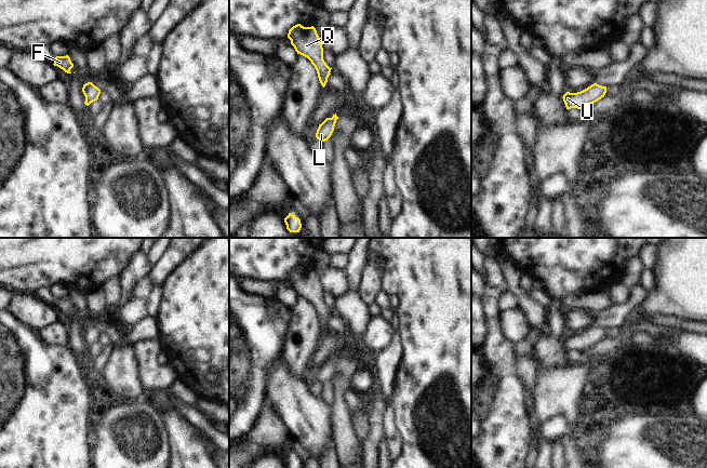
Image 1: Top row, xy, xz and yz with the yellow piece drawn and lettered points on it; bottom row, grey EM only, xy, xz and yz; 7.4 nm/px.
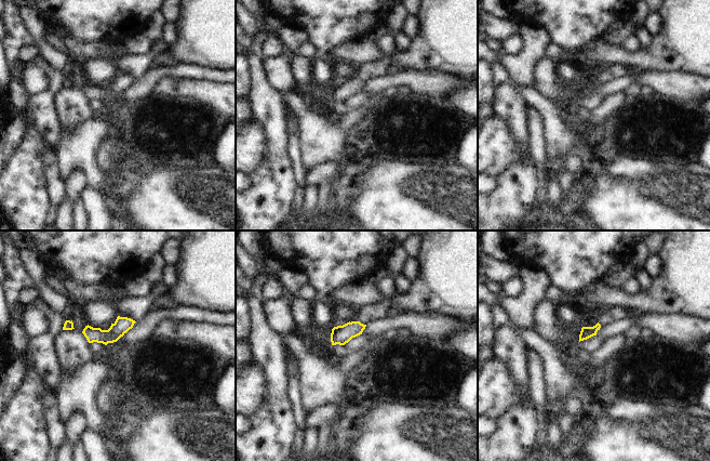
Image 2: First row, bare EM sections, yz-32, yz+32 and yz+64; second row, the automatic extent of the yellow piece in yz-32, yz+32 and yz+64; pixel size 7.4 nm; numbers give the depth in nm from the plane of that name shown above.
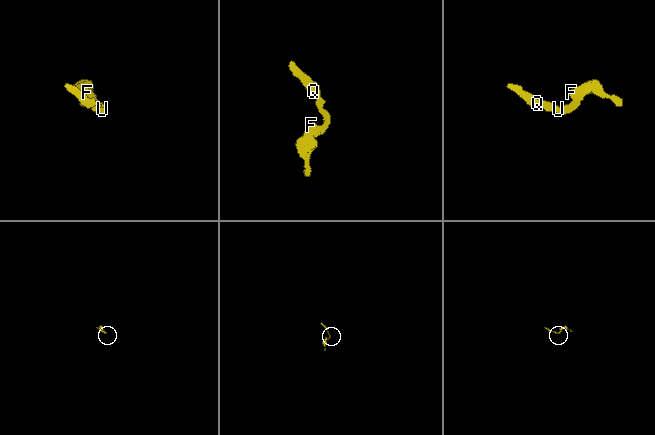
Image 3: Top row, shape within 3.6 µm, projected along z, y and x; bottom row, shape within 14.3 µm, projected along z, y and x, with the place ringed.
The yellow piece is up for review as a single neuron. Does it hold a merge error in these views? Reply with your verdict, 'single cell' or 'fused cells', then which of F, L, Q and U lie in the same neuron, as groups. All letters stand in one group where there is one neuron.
single cell; F L Q U

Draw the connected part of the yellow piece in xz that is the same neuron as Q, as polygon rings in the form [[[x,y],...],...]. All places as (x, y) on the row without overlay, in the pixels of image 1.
[[[297,266],[289,272],[288,280],[297,296],[307,299],[315,308],[319,323],[324,330],[332,310],[323,302],[323,290],[316,270]]]

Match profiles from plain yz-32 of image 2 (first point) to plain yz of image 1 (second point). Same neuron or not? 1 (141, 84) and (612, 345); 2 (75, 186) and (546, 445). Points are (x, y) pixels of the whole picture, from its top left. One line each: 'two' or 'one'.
1: one
2: two

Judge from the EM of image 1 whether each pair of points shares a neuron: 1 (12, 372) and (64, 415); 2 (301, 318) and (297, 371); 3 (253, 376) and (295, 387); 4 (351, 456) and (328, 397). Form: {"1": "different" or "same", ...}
{"1": "same", "2": "same", "3": "different", "4": "different"}

